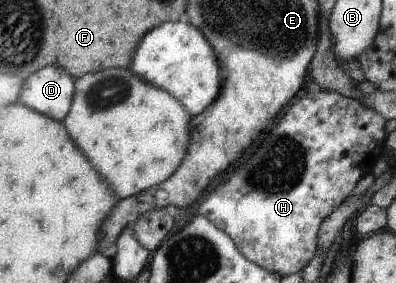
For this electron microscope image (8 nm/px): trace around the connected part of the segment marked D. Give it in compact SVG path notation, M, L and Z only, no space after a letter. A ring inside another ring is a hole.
M44 67L23 78L17 103L61 122L72 103L73 80L60 67Z

